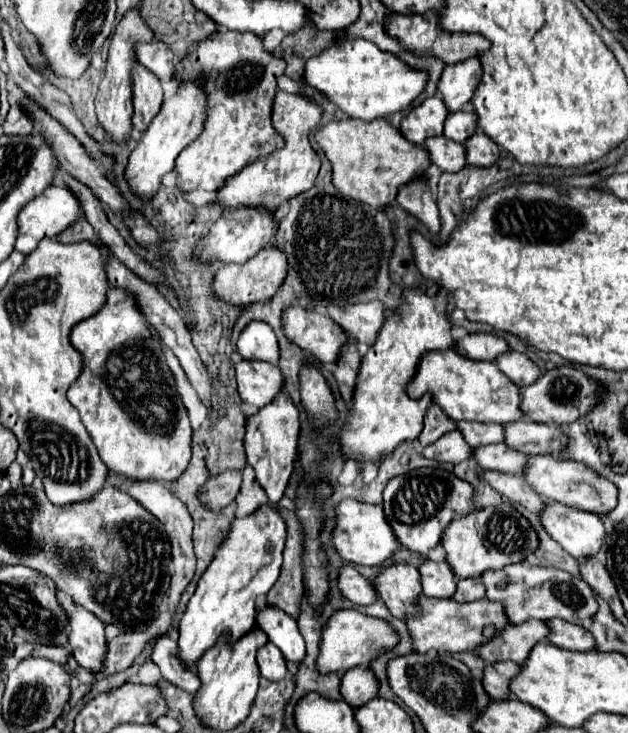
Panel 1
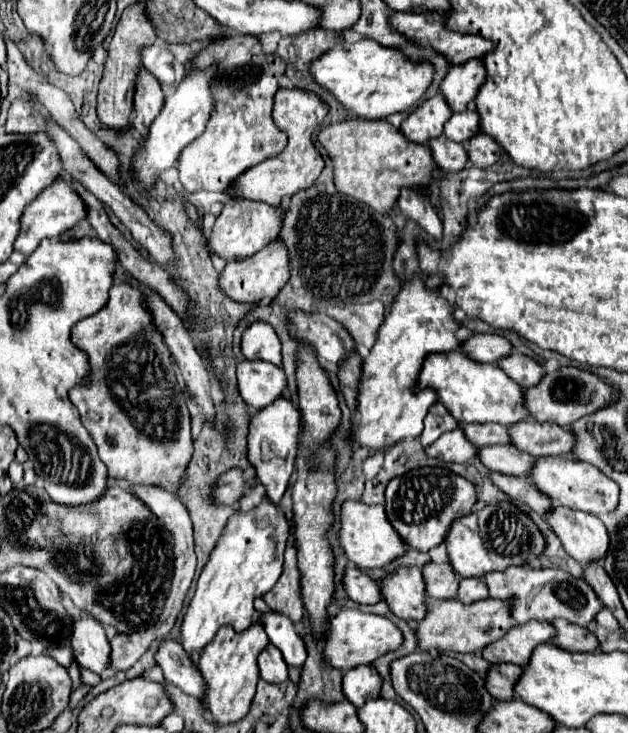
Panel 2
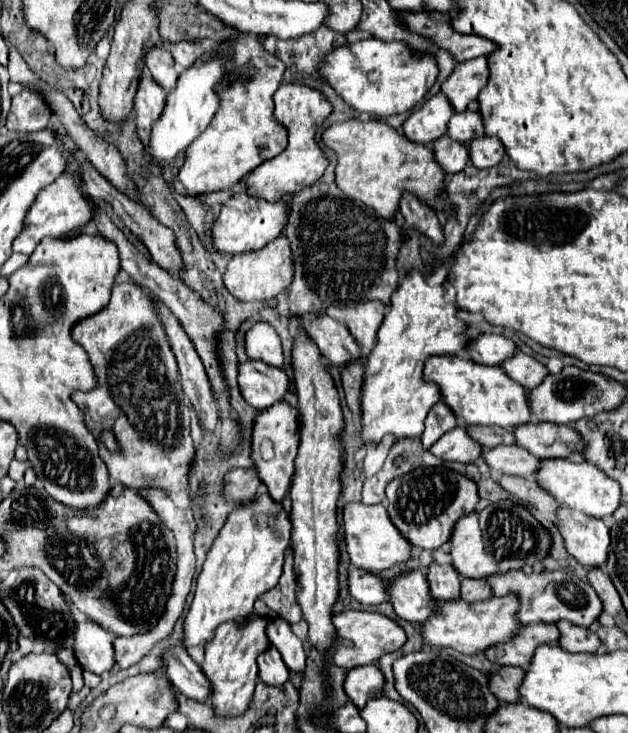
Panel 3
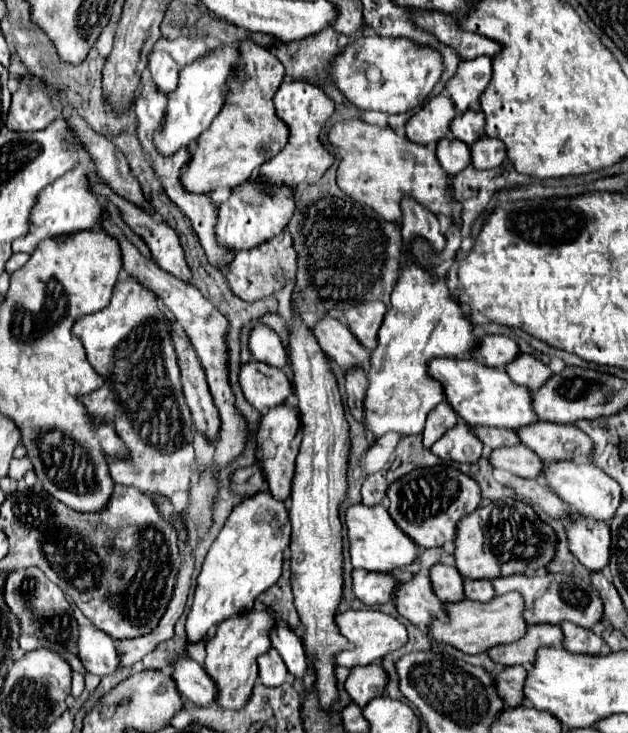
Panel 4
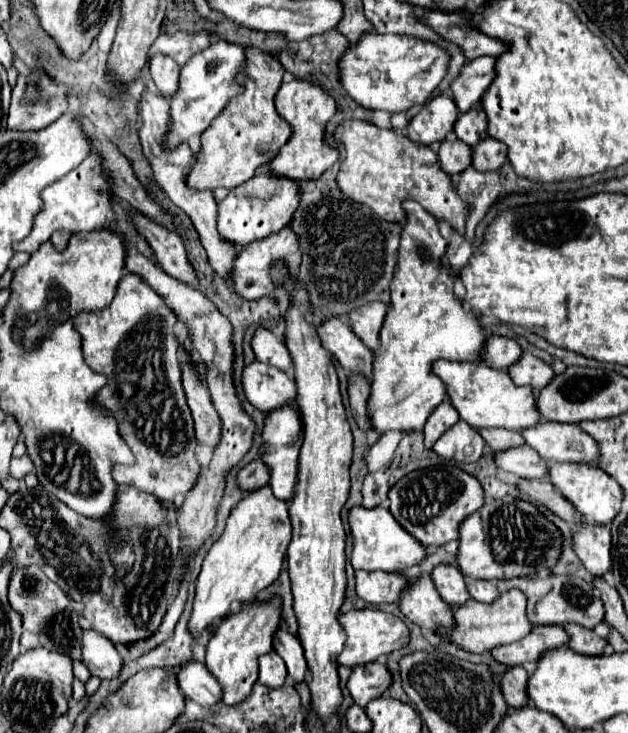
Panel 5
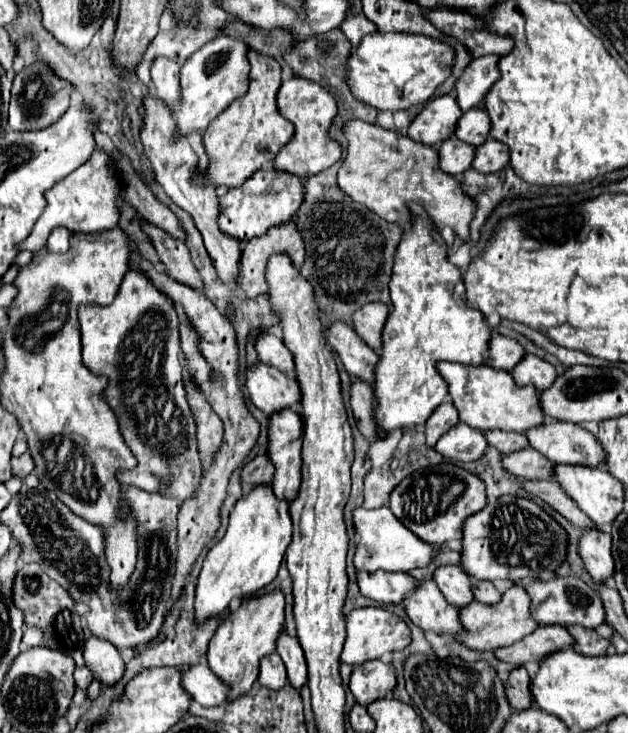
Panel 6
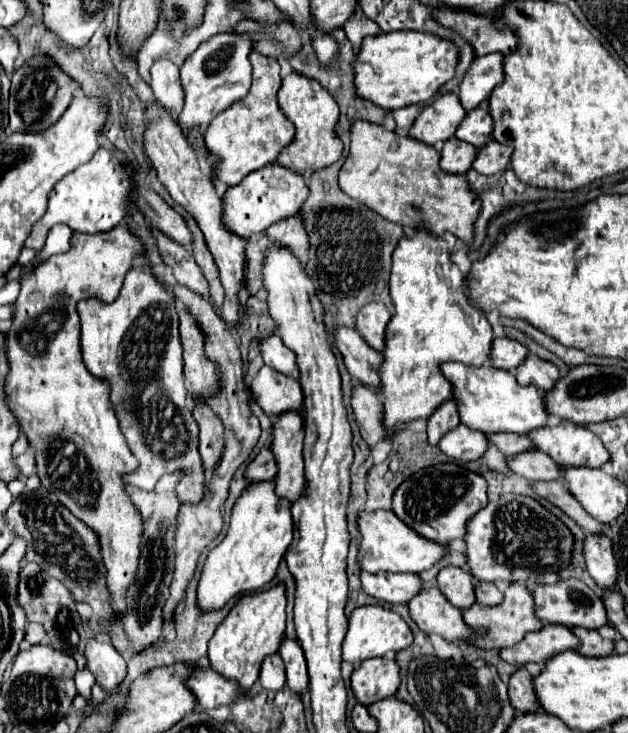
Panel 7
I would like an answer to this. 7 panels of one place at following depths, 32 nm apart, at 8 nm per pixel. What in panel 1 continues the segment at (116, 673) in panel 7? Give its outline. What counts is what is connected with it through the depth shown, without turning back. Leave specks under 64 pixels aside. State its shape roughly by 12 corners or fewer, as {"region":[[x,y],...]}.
{"region":[[88,610],[70,616],[74,660],[100,672],[108,652],[104,624]]}

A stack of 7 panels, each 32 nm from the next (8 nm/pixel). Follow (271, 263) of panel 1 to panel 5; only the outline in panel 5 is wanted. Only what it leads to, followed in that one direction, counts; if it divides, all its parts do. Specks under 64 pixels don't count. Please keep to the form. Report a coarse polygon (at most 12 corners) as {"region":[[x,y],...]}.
{"region":[[290,226],[238,250],[234,286],[246,300],[272,292],[270,262],[298,272],[302,250]]}

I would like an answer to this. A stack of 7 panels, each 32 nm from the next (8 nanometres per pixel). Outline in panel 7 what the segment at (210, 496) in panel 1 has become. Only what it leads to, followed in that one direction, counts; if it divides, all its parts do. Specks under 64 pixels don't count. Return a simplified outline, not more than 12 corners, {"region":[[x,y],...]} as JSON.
{"region":[[272,446],[248,464],[248,482],[272,480],[278,474],[278,462]]}

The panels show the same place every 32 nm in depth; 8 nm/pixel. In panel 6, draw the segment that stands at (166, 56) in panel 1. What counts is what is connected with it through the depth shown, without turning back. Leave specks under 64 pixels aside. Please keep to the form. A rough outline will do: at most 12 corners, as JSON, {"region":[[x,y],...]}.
{"region":[[156,58],[152,84],[156,98],[172,108],[180,100],[180,66]]}

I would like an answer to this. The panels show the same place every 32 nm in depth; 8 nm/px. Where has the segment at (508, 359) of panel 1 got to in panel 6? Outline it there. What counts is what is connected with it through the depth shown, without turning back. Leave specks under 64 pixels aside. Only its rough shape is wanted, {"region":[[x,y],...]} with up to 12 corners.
{"region":[[528,354],[514,368],[518,386],[532,384],[540,392],[558,378],[546,360]]}

